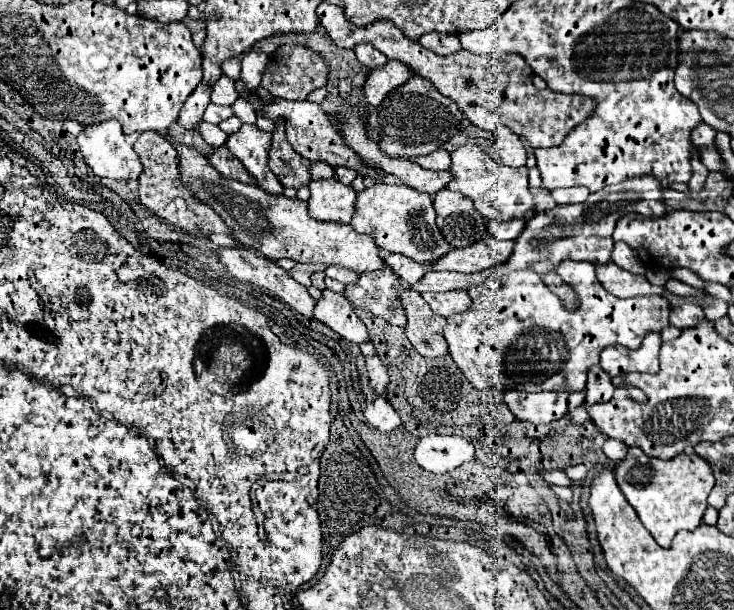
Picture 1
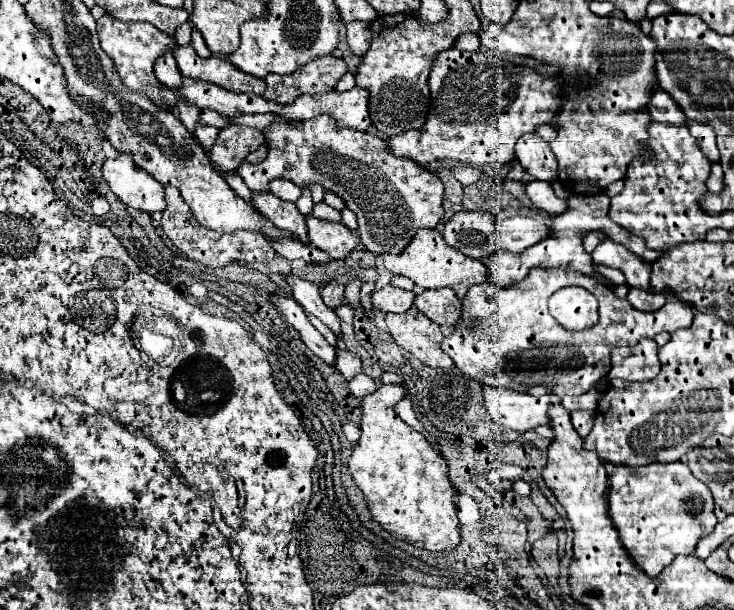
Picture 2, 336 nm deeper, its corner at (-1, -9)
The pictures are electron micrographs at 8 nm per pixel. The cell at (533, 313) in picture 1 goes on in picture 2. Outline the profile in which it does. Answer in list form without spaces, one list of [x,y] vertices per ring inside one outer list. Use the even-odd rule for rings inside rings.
[[[533,269],[527,279],[505,289],[491,281],[473,285],[463,299],[463,317],[467,317],[467,321],[473,319],[475,327],[459,327],[441,341],[441,347],[457,369],[479,383],[515,391],[529,391],[533,385],[543,385],[547,393],[553,393],[551,383],[557,383],[559,397],[565,397],[587,393],[595,381],[609,373],[609,353],[613,347],[635,347],[643,337],[689,327],[695,311],[683,301],[667,301],[659,311],[643,313],[631,309],[631,305],[617,299],[609,287],[603,287],[599,281],[579,271]],[[569,285],[585,287],[597,297],[599,321],[591,329],[579,333],[565,331],[549,315],[547,299]]]

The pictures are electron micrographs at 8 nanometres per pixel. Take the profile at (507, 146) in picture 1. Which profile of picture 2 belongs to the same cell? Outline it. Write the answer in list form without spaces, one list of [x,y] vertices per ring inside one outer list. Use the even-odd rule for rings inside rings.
[[[533,181],[533,183],[527,183],[525,185],[525,191],[533,203],[533,207],[541,209],[541,211],[547,211],[549,215],[559,215],[567,209],[567,199],[559,199],[555,193],[553,193],[553,187],[545,181]]]

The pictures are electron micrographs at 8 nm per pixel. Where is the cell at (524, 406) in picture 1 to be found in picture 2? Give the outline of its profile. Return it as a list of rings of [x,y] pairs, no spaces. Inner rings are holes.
[[[483,385],[483,399],[493,421],[503,427],[509,427],[515,431],[527,431],[539,425],[549,425],[547,395],[533,397],[505,387]]]

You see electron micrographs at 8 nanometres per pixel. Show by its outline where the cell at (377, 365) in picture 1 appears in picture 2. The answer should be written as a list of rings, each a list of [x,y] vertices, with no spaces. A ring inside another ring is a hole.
[[[379,385],[373,395],[361,401],[361,439],[351,453],[349,473],[363,491],[373,521],[387,533],[429,553],[447,553],[461,543],[455,487],[449,481],[445,459],[395,413],[395,405],[403,395],[403,385]]]

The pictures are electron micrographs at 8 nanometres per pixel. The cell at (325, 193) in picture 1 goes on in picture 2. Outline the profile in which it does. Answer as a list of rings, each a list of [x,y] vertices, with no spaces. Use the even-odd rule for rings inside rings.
[[[307,217],[307,235],[309,243],[329,253],[331,259],[345,259],[359,245],[359,237],[343,223],[329,223],[315,217]]]

